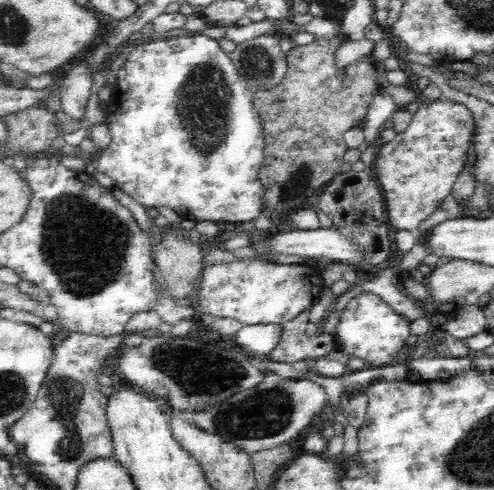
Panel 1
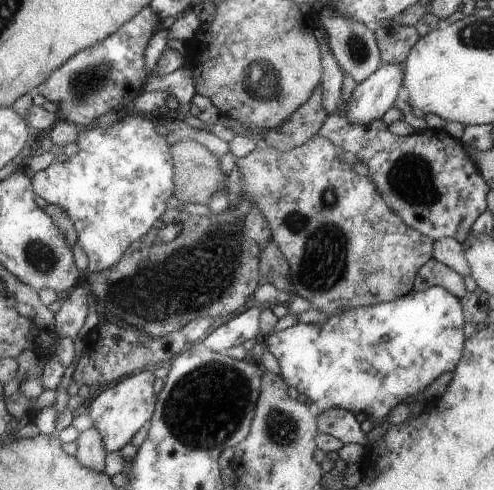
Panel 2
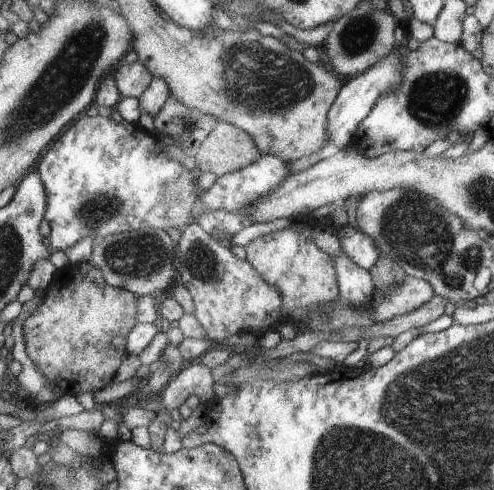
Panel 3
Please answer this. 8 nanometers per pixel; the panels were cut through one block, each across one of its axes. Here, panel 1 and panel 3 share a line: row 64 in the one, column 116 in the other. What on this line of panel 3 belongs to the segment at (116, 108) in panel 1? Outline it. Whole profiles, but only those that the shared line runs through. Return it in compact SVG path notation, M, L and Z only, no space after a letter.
M81 116L61 140L45 152L37 172L45 182L49 194L49 212L45 220L51 226L47 246L51 252L63 252L73 248L81 238L95 238L95 242L107 236L123 232L155 228L177 228L181 234L207 210L223 210L229 214L241 214L243 208L257 204L261 196L269 196L275 188L281 188L289 180L289 162L265 154L257 164L243 170L221 176L213 188L203 190L199 182L193 182L191 172L171 158L171 152L153 134L145 132L139 124L115 122L103 116Z

